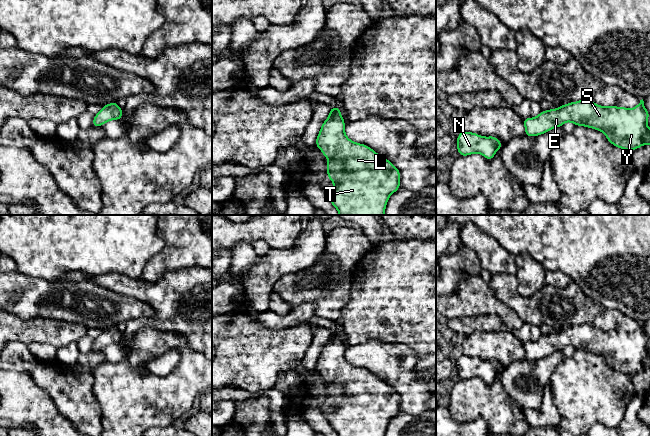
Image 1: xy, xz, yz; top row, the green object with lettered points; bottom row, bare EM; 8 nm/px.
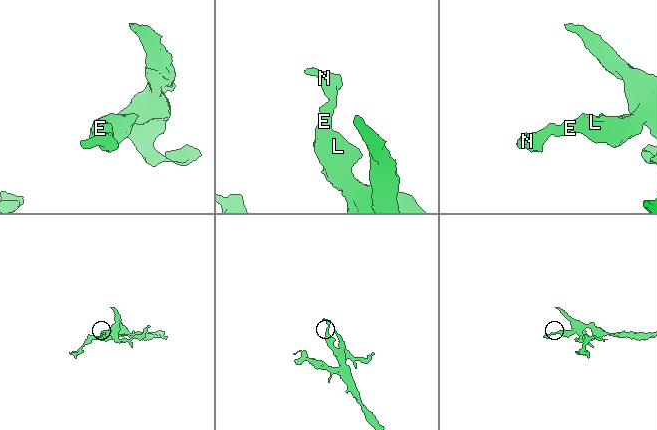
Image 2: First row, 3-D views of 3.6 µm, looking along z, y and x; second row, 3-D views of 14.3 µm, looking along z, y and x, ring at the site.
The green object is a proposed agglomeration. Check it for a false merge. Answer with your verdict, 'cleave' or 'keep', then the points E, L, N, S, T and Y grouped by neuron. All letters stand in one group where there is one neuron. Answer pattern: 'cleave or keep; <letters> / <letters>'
keep; E L N S T Y

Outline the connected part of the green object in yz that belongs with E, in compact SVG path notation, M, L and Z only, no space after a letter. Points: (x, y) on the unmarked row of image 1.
M583 323L562 329L557 333L541 335L537 341L523 343L523 346L525 359L532 361L544 358L555 351L561 351L564 347L570 345L575 350L586 350L602 355L611 368L618 372L631 375L638 373L644 368L650 369L650 352L647 351L649 339L650 337L644 331L643 323L632 333L616 330L600 330L590 323Z

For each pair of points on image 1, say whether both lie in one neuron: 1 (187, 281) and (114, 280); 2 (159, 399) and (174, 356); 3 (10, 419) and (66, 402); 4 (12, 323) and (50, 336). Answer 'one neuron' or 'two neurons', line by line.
1: one neuron
2: two neurons
3: two neurons
4: one neuron

